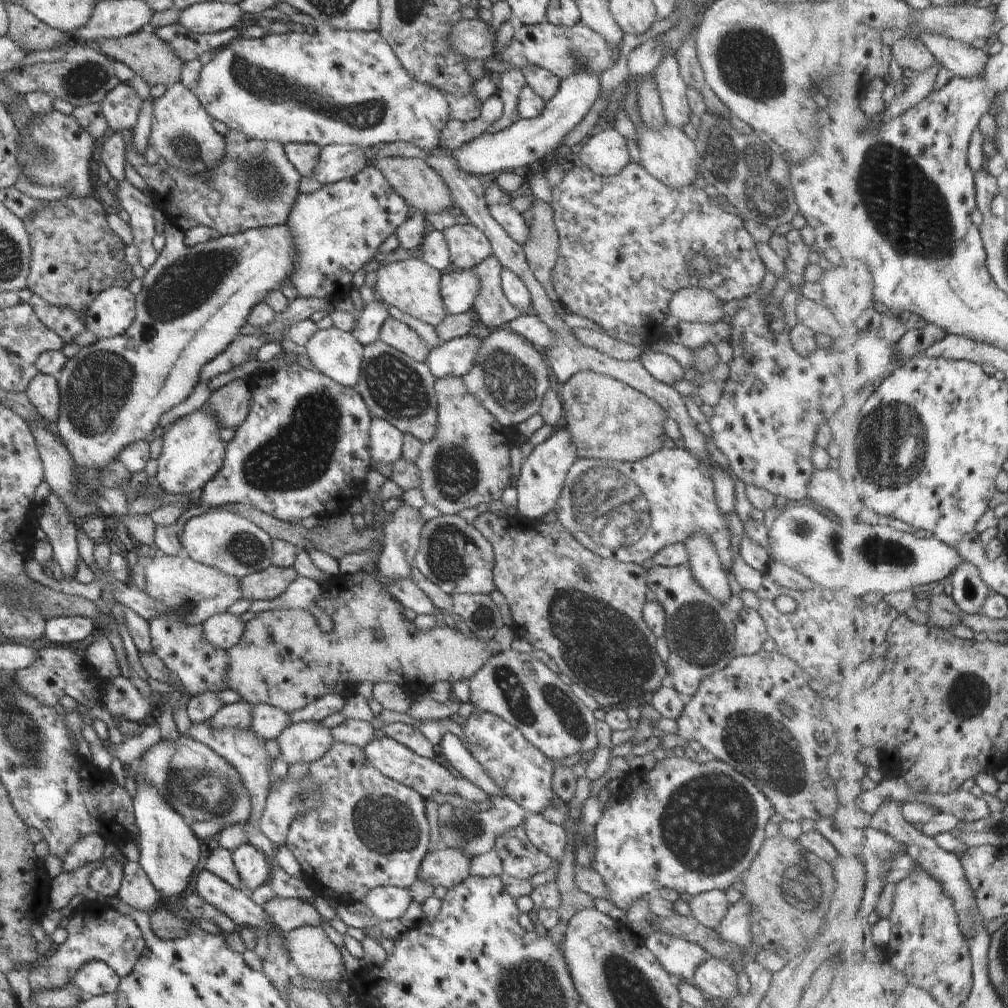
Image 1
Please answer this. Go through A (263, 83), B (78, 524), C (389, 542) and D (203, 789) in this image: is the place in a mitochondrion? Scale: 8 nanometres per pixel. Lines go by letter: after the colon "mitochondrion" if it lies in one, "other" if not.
A: mitochondrion
B: other
C: other
D: mitochondrion

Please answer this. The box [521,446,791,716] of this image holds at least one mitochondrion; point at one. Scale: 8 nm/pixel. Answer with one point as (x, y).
(606, 648)

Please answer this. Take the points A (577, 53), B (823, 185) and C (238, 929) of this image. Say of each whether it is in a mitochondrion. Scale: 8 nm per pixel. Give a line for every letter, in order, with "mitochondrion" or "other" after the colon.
A: mitochondrion
B: other
C: other

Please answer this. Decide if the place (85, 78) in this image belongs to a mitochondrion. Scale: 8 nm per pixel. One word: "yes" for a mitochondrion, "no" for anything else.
yes

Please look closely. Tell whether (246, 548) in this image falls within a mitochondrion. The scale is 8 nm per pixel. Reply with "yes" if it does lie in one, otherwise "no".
yes

